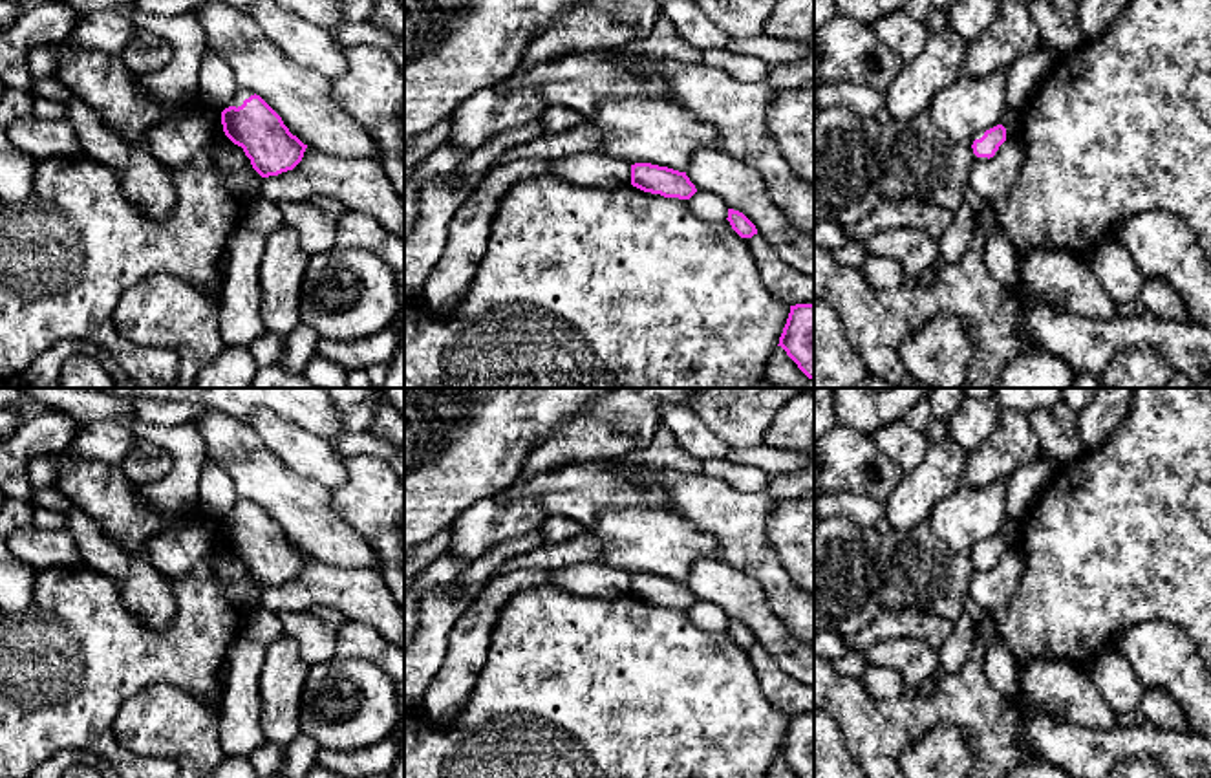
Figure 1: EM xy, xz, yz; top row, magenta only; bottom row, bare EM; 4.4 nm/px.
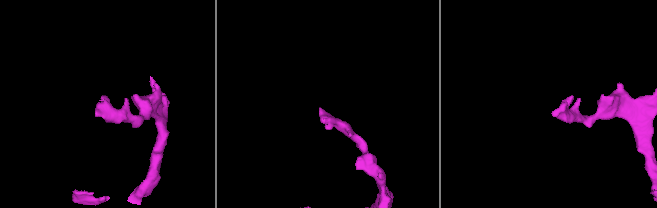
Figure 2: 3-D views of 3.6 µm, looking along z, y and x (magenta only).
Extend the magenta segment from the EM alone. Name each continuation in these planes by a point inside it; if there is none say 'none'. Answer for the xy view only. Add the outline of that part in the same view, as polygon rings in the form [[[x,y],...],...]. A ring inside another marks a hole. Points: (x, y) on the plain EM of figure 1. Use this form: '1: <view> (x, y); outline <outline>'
1: xy (242, 504); outline [[[238,498],[238,502],[232,505],[230,513],[225,518],[229,518],[229,516],[236,516],[236,518],[241,516],[243,511],[249,509],[251,505],[254,505],[251,500]]]

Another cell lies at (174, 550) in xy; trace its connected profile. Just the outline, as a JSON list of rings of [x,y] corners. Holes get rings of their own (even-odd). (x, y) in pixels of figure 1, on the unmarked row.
[[[198,509],[154,535],[145,546],[143,560],[176,584],[198,560],[216,551],[220,529],[221,520]]]

